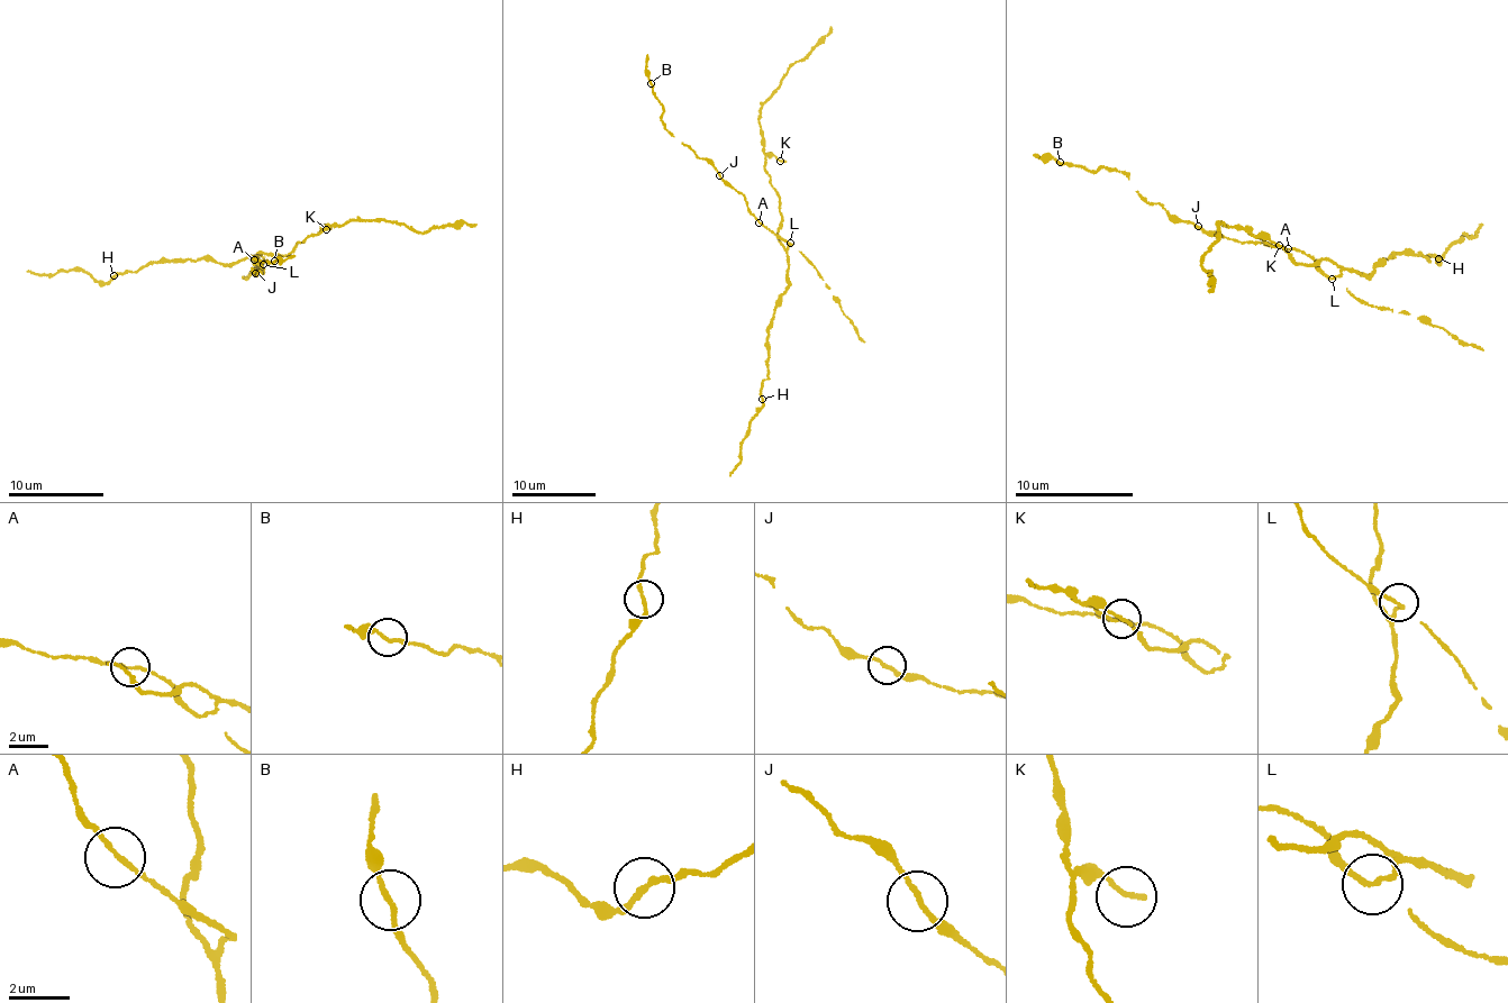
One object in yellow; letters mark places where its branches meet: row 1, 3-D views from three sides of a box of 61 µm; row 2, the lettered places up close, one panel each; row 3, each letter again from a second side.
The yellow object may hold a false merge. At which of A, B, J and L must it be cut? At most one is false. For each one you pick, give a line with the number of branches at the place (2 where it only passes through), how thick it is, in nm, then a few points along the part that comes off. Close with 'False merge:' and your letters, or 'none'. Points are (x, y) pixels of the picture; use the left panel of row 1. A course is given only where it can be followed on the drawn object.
L: Branches: 2. Thickness 160 nm. Course of the part to remove: (262, 264), (259, 253), (283, 256), (333, 225), (342, 227), (355, 219), (410, 226), (420, 233), (477, 224)
False merge: L

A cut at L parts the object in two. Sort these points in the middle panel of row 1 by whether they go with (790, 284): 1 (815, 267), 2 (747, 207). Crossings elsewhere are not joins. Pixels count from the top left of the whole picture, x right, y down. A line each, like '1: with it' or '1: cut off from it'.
1: cut off from it
2: cut off from it

